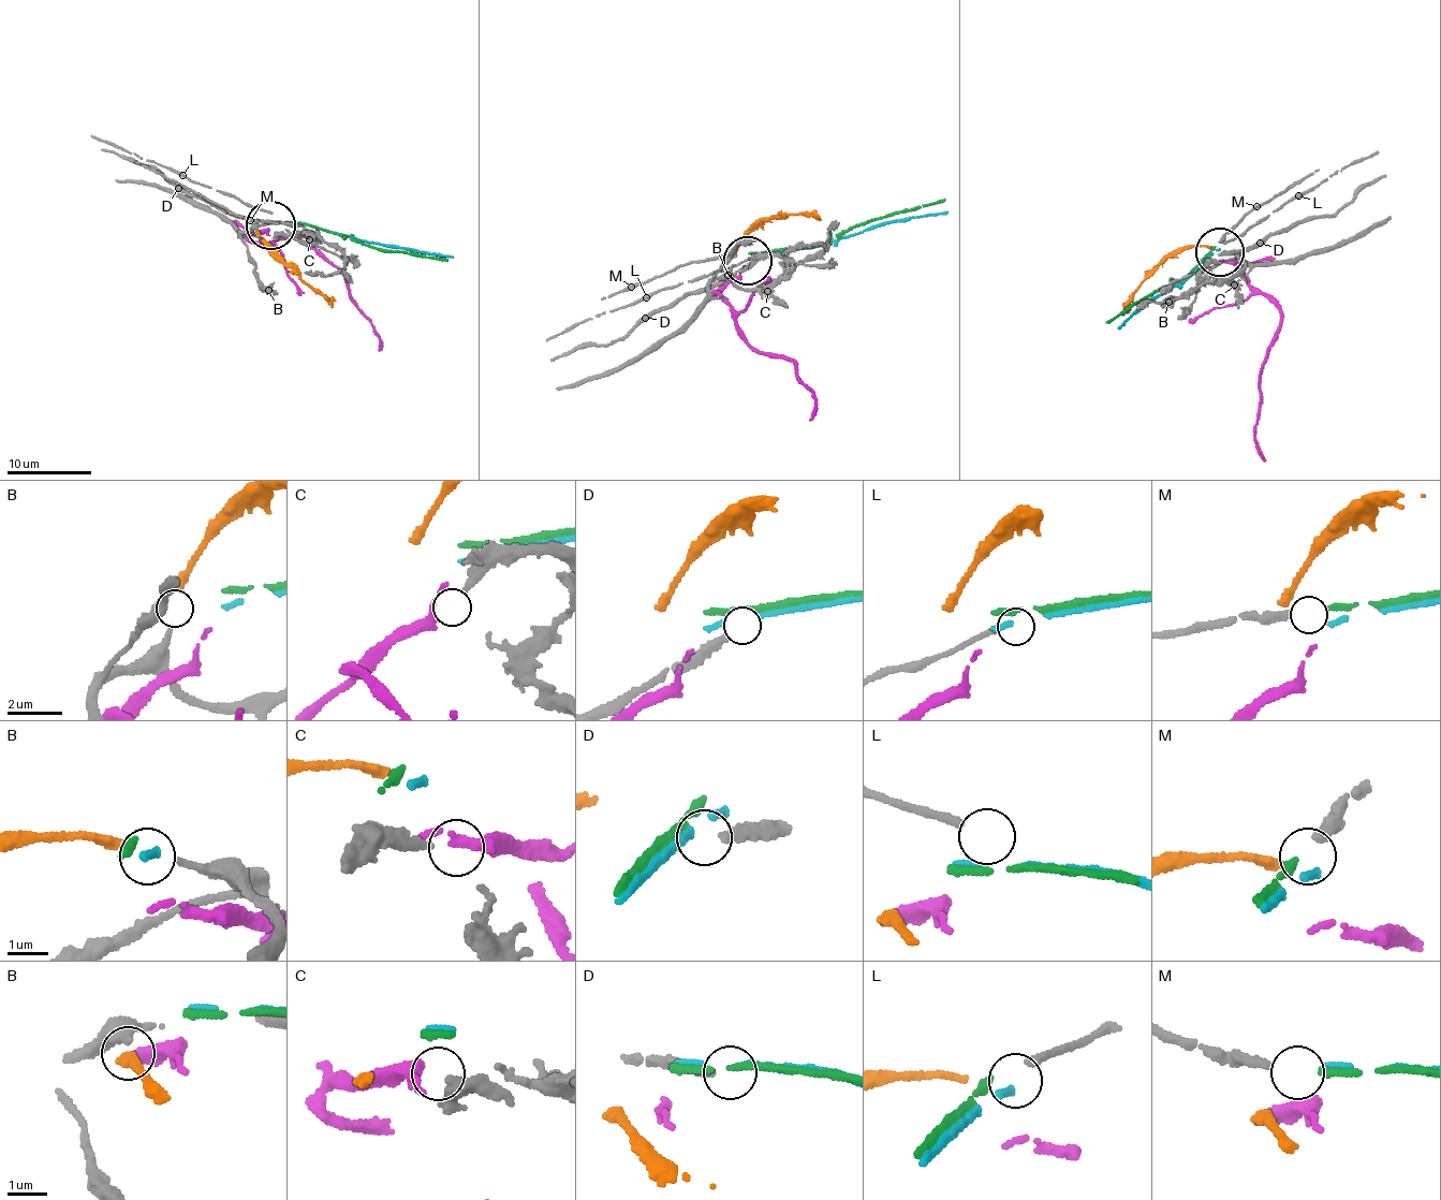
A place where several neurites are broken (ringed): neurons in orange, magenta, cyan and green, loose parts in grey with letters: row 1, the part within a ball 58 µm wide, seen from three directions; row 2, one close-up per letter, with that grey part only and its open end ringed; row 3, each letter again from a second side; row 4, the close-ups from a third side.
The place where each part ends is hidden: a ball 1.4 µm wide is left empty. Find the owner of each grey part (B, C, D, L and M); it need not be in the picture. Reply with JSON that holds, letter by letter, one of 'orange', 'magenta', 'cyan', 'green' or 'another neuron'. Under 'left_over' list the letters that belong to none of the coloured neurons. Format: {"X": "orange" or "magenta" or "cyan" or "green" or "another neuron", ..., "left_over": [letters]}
{"B": "orange", "C": "magenta", "D": "another neuron", "L": "another neuron", "M": "green", "left_over": ["D", "L"]}

